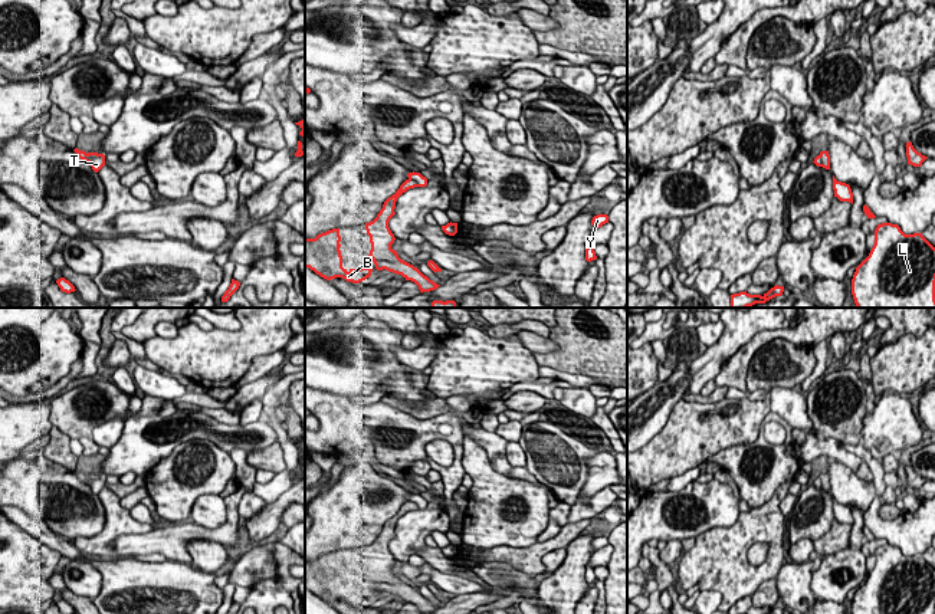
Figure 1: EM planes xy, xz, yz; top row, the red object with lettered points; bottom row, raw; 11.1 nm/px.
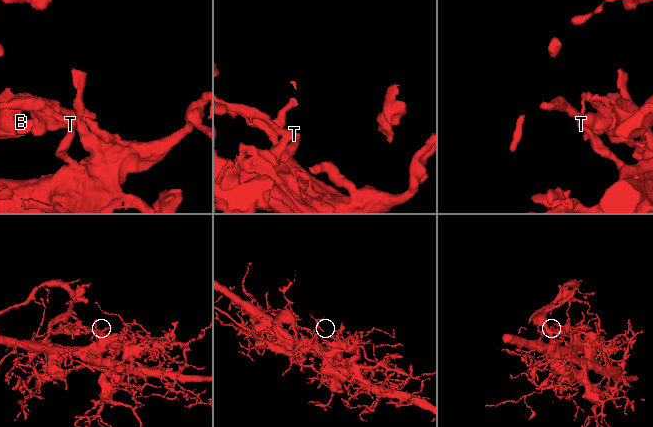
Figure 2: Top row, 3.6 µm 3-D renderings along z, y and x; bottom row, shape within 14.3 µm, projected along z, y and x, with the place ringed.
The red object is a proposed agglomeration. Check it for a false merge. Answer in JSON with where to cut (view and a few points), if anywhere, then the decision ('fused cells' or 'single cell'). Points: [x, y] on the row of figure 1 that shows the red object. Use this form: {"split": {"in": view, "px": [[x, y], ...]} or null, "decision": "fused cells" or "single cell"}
{"split": {"in": "xz", "px": [[409, 177], [419, 186]]}, "decision": "fused cells"}

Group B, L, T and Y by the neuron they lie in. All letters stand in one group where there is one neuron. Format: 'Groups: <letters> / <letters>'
Groups: B / L T Y

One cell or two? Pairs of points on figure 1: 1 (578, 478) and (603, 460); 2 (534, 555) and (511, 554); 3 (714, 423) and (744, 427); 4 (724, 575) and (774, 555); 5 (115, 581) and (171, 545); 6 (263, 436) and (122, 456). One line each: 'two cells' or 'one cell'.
1: two cells
2: one cell
3: one cell
4: one cell
5: two cells
6: one cell

